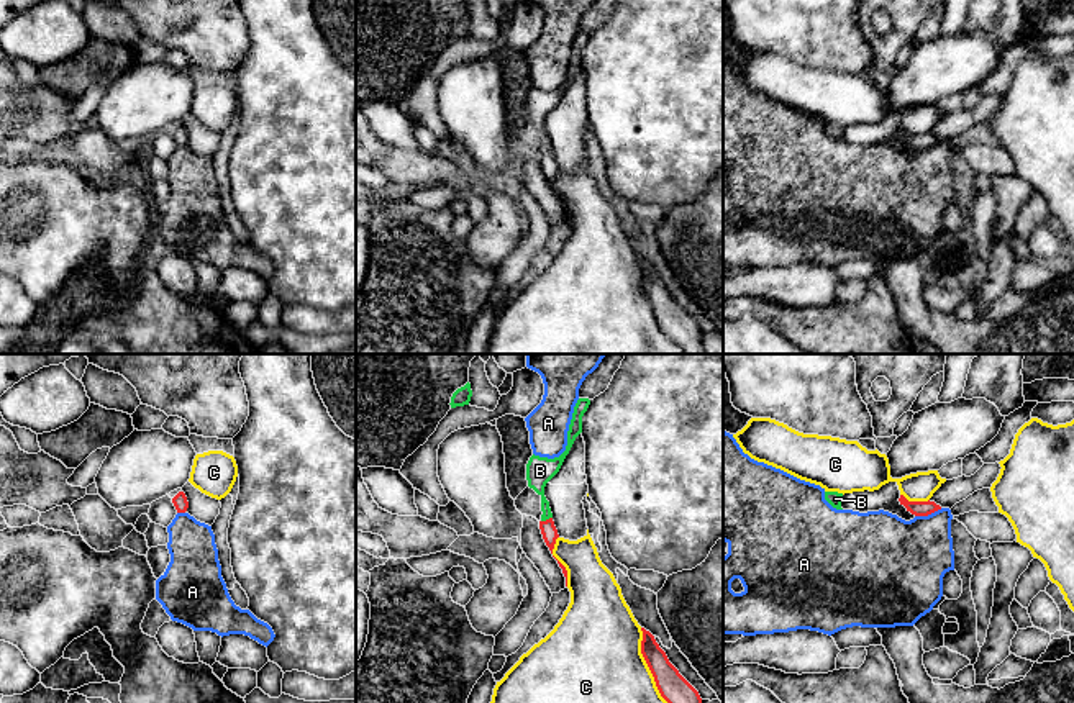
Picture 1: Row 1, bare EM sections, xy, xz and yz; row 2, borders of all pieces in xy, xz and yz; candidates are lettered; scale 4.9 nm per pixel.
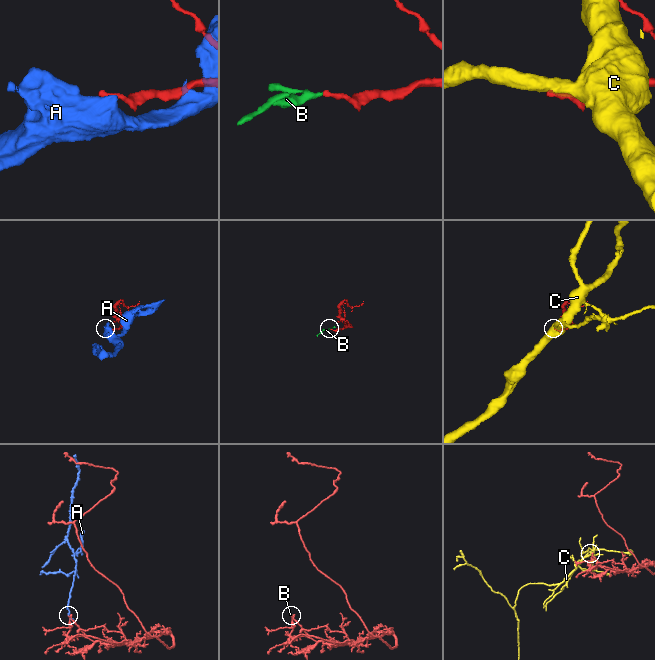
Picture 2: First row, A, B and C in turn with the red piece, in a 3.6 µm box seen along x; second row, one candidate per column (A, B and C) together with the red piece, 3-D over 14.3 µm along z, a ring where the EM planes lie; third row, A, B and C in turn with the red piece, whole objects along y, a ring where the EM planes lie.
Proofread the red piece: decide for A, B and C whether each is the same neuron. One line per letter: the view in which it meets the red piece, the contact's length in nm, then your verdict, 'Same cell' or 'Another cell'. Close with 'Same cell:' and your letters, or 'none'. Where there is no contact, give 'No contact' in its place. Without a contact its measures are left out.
A: Touches red in yz. Shared border 140 nm. Another cell
B: Touches red in xz. Shared border 60 nm. Same cell
C: Touches red in xz. Shared border 500 nm. Another cell
Same cell: B

